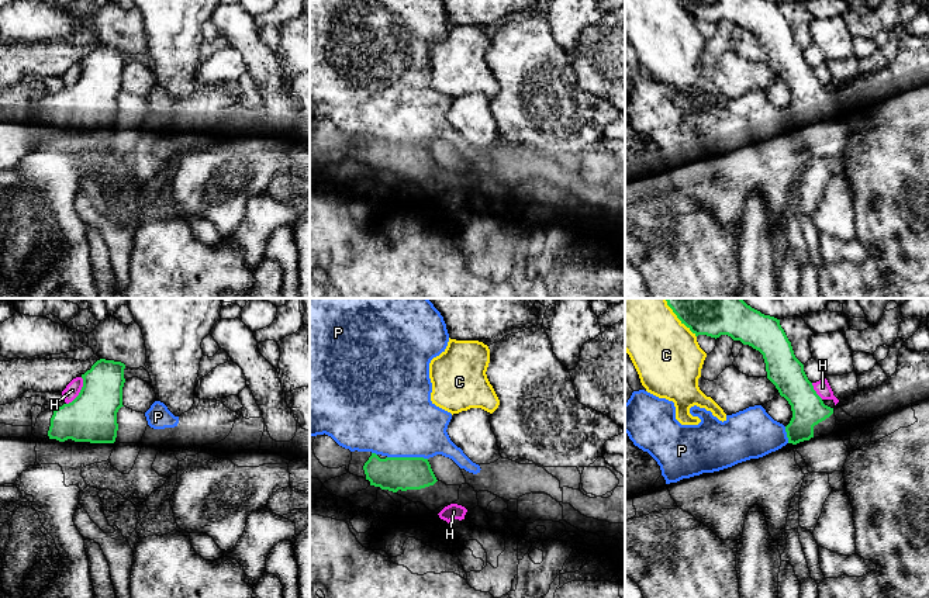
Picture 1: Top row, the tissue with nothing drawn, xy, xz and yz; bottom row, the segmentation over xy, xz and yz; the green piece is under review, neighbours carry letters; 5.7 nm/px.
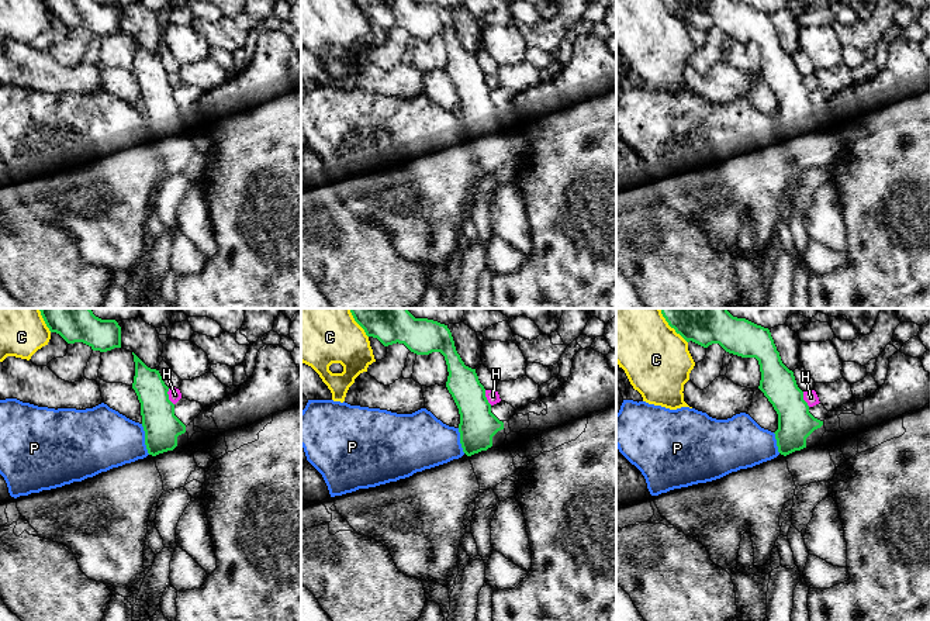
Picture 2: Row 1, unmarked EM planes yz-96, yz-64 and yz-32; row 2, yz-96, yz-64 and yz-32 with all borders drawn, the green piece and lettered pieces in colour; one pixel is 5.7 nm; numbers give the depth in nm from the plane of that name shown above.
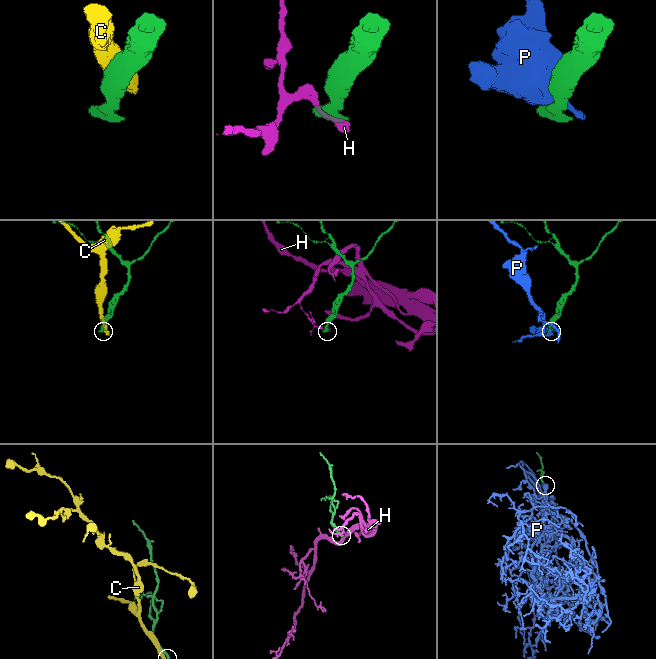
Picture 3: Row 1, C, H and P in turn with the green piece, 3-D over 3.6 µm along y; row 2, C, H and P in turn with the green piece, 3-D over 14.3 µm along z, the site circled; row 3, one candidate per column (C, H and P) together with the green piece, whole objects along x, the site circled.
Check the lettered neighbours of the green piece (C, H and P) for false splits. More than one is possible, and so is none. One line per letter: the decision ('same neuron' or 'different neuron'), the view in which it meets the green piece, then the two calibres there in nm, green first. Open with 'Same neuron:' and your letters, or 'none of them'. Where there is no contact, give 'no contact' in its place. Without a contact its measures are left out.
Same neuron: none of them
C: different neuron | yz | 400/400 nm
H: different neuron | xy | 280/90 nm
P: different neuron | xz | 190/460 nm

